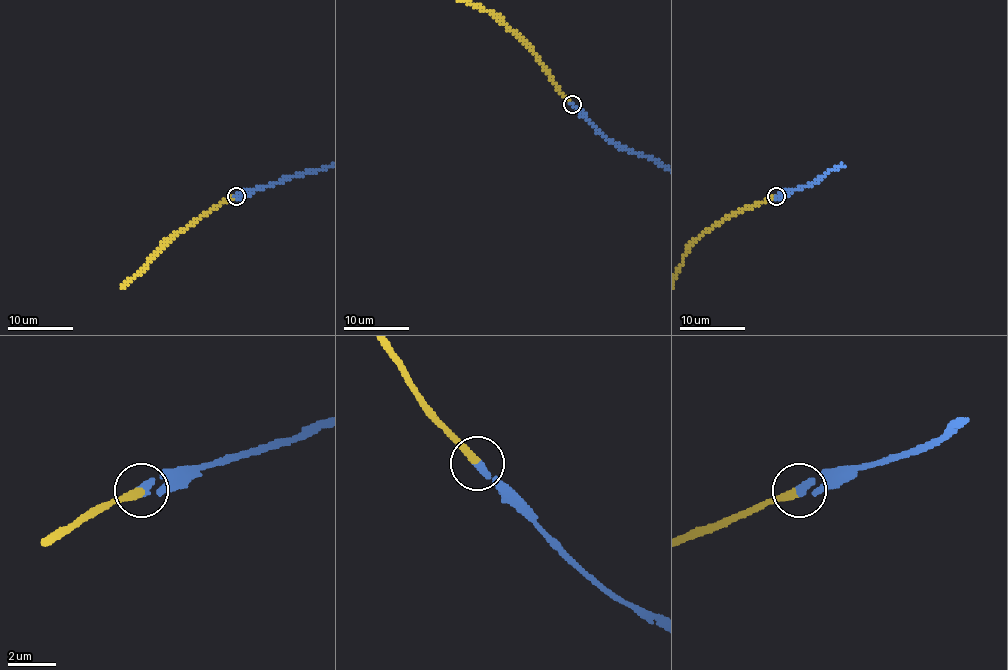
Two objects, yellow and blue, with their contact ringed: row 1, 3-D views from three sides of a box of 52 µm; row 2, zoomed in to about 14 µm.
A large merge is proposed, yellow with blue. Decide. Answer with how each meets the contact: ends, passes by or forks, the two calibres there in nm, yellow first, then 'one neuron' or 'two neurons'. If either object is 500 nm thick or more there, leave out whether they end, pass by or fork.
yellow ends; blue ends; calibres 340 and 360 nm; one neuron

